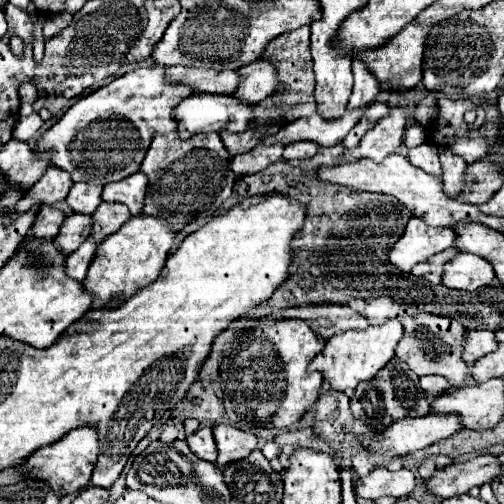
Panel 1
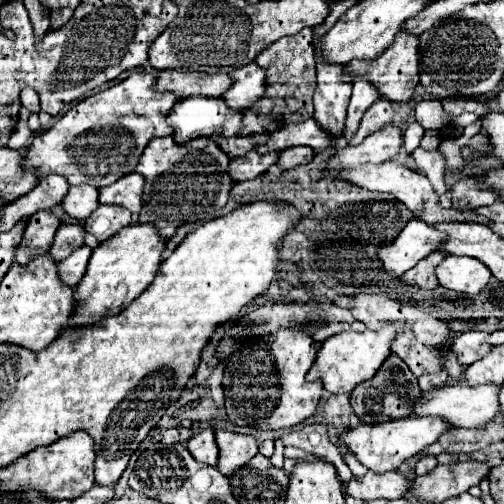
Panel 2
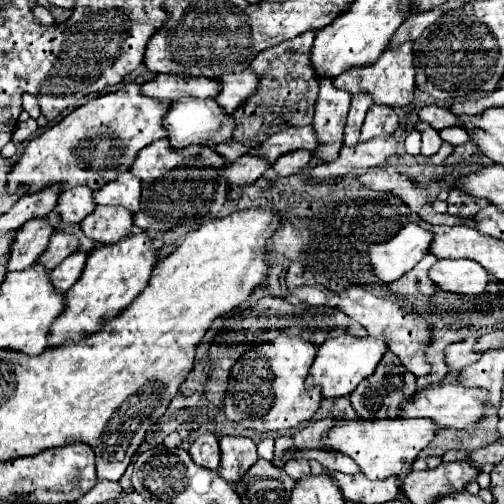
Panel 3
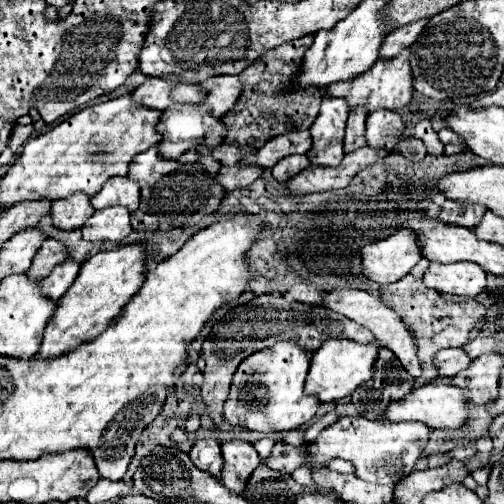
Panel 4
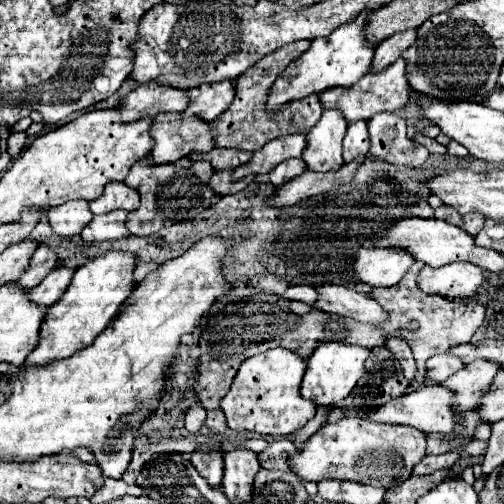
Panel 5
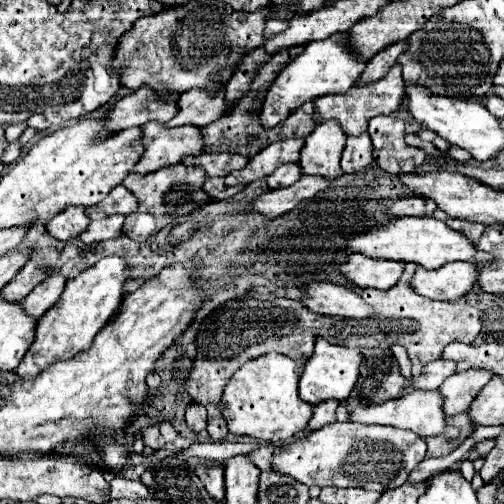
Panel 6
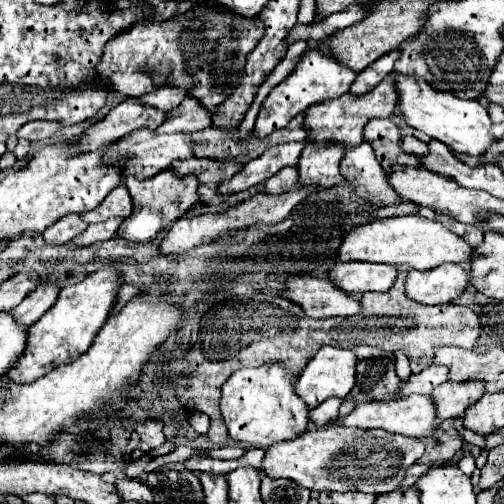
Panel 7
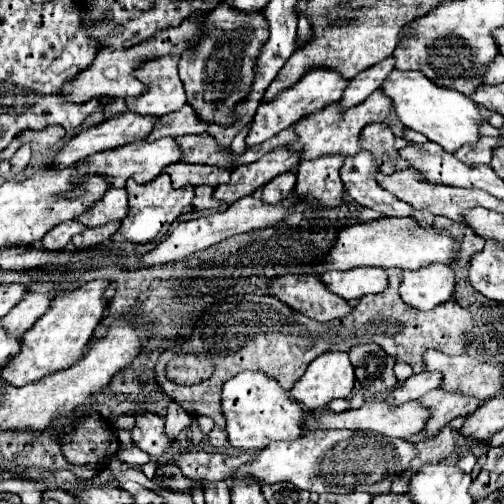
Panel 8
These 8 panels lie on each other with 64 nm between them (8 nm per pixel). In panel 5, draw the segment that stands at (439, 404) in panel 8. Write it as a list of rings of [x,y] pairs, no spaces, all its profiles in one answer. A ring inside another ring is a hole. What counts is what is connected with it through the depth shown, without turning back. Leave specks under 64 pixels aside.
[[[476,360],[456,374],[452,374],[448,380],[444,380],[444,388],[448,388],[454,394],[452,400],[452,410],[454,412],[466,412],[474,410],[480,396],[488,390],[492,378],[496,376],[500,366],[486,362],[486,360]]]

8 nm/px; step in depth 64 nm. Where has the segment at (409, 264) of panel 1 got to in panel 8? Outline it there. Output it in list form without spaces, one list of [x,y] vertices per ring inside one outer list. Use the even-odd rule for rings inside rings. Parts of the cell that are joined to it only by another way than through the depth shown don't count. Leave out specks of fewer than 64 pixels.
[[[354,268],[346,272],[324,272],[320,274],[320,282],[342,300],[360,300],[366,294],[376,294],[384,290],[388,278],[384,276],[384,268]]]

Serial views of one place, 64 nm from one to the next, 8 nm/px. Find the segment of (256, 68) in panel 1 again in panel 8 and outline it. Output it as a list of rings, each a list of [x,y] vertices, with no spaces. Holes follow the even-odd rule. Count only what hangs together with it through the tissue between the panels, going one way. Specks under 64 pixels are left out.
[[[188,104],[176,112],[170,112],[168,116],[160,116],[152,128],[152,132],[148,134],[148,140],[158,140],[164,136],[186,136],[186,134],[204,134],[208,128],[208,124],[204,124],[202,120],[196,120],[196,114],[192,112],[192,108],[188,108]]]

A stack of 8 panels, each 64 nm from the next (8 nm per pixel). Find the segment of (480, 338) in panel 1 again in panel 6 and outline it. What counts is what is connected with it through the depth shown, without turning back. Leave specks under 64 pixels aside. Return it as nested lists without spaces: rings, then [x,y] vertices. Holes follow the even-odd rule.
[[[438,358],[438,360],[426,364],[420,378],[412,378],[410,386],[414,390],[436,390],[454,372],[456,372],[456,366],[450,360],[440,360]]]

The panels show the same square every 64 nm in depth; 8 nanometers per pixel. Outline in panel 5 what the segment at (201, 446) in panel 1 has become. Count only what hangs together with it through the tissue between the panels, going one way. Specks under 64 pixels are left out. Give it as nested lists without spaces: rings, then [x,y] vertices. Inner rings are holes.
[[[192,452],[192,466],[198,470],[198,474],[202,478],[206,478],[206,482],[212,488],[220,488],[222,484],[222,470],[224,470],[224,462],[222,462],[222,454],[220,452]]]

